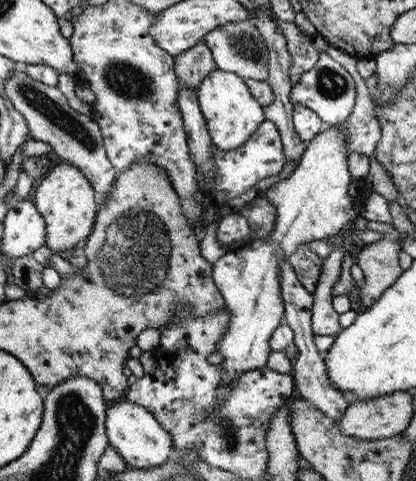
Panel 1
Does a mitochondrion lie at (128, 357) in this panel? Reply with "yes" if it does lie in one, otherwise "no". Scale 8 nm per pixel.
no

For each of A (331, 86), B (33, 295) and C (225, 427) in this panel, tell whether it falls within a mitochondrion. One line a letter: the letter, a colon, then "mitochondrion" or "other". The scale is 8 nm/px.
A: mitochondrion
B: other
C: mitochondrion

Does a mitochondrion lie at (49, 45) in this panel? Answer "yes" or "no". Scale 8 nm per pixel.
no

